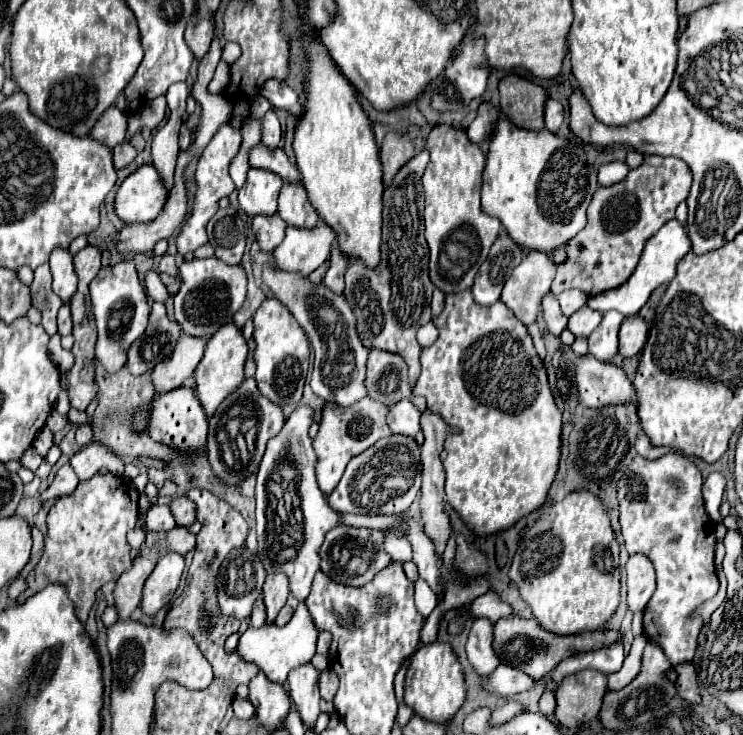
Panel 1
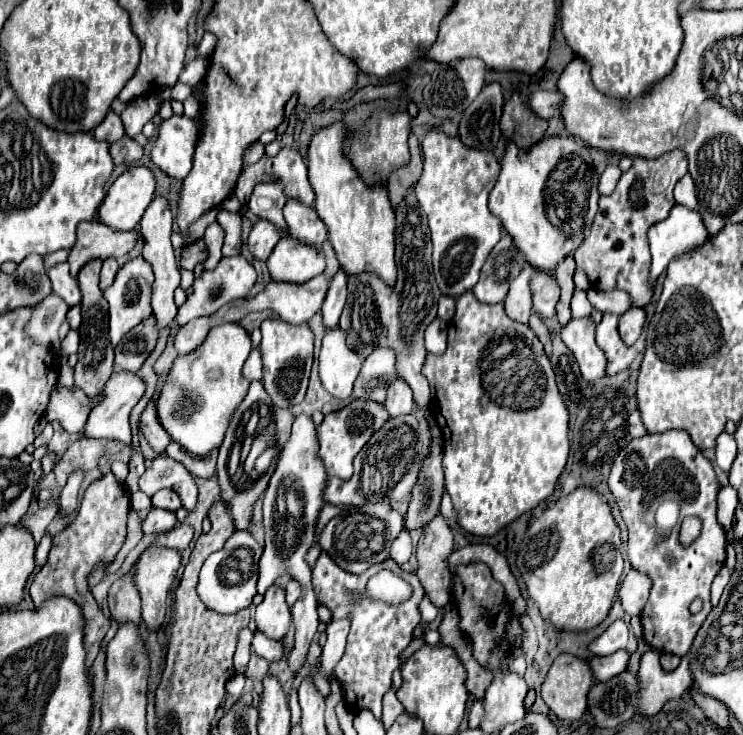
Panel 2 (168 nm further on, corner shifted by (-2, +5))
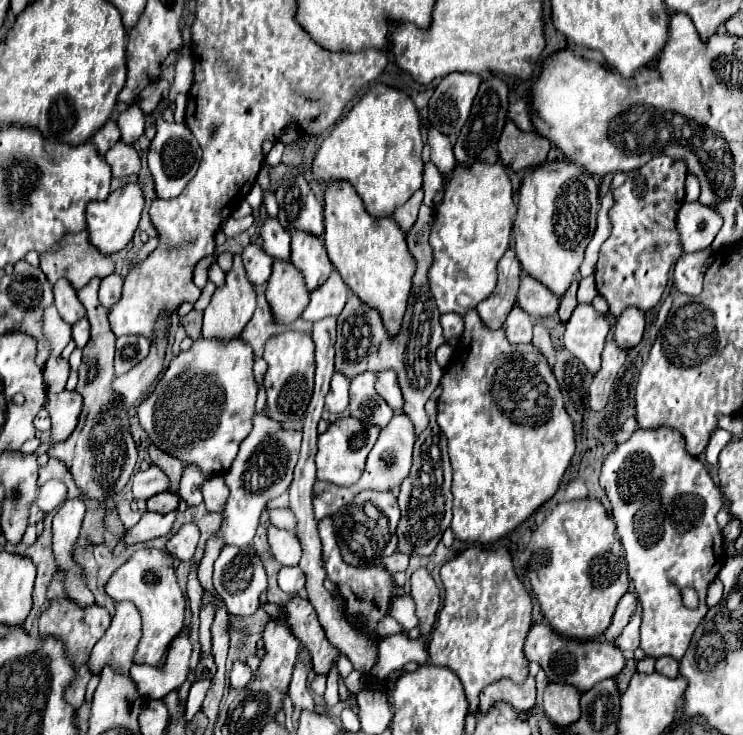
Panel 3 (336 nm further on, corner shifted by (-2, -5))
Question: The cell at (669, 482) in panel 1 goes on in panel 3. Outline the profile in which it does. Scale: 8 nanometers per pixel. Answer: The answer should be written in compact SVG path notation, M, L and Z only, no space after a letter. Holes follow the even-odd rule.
M658 427L658 429L638 429L634 435L618 443L612 453L604 459L600 485L606 491L612 517L616 521L618 537L624 545L626 561L628 561L628 575L634 581L638 599L642 603L642 643L640 647L646 655L658 659L662 655L670 655L674 659L682 659L686 653L690 639L706 615L706 589L722 569L726 561L724 551L724 537L720 527L716 525L716 513L724 505L724 495L714 485L708 469L692 455L686 453L684 437L676 429ZM682 587L694 587L698 591L698 607L686 609L680 599Z

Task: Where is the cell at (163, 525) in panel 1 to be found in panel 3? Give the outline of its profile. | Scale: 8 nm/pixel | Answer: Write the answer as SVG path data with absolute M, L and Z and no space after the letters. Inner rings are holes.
M144 513L142 519L124 533L122 541L126 545L134 545L134 543L146 543L150 539L156 539L156 537L164 537L170 533L172 529L172 523L176 519L176 513L166 513L166 515L160 515L160 513Z

